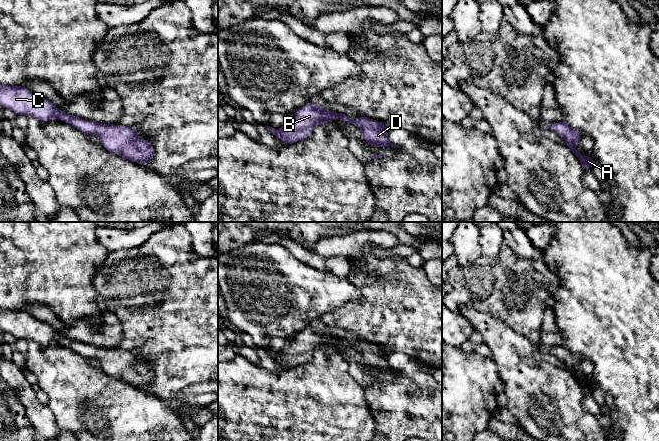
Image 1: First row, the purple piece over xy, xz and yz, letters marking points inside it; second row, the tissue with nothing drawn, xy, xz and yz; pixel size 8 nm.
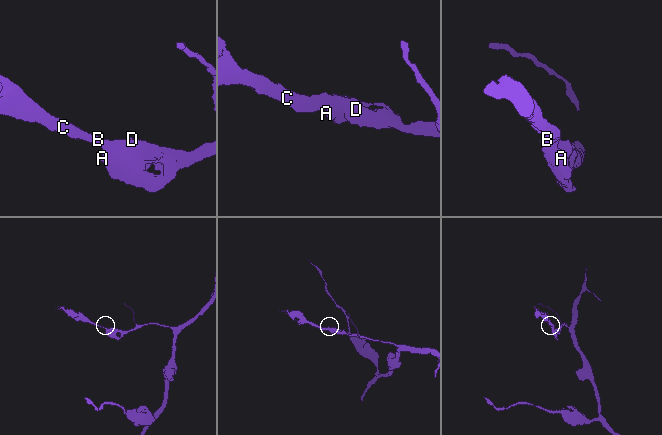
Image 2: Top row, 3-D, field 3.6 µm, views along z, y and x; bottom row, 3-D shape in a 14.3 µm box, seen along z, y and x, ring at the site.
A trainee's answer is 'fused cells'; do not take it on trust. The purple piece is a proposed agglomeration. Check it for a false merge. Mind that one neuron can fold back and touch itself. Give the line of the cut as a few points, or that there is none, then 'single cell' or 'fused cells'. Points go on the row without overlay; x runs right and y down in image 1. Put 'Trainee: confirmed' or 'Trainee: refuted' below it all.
no cut | single cell
Trainee: refuted

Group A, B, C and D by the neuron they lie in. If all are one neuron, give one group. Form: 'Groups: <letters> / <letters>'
Groups: A B C D

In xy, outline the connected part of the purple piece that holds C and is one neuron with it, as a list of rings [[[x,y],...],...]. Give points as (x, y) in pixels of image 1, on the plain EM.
[[[0,308],[0,329],[17,339],[24,339],[46,346],[59,343],[87,360],[97,359],[101,370],[133,387],[147,391],[154,381],[152,368],[147,363],[138,362],[138,352],[117,348],[94,347],[66,337],[47,323],[34,318],[25,310],[5,310]]]

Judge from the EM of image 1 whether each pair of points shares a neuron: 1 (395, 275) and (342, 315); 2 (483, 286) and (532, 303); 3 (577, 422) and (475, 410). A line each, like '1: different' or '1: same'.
1: same
2: same
3: different

